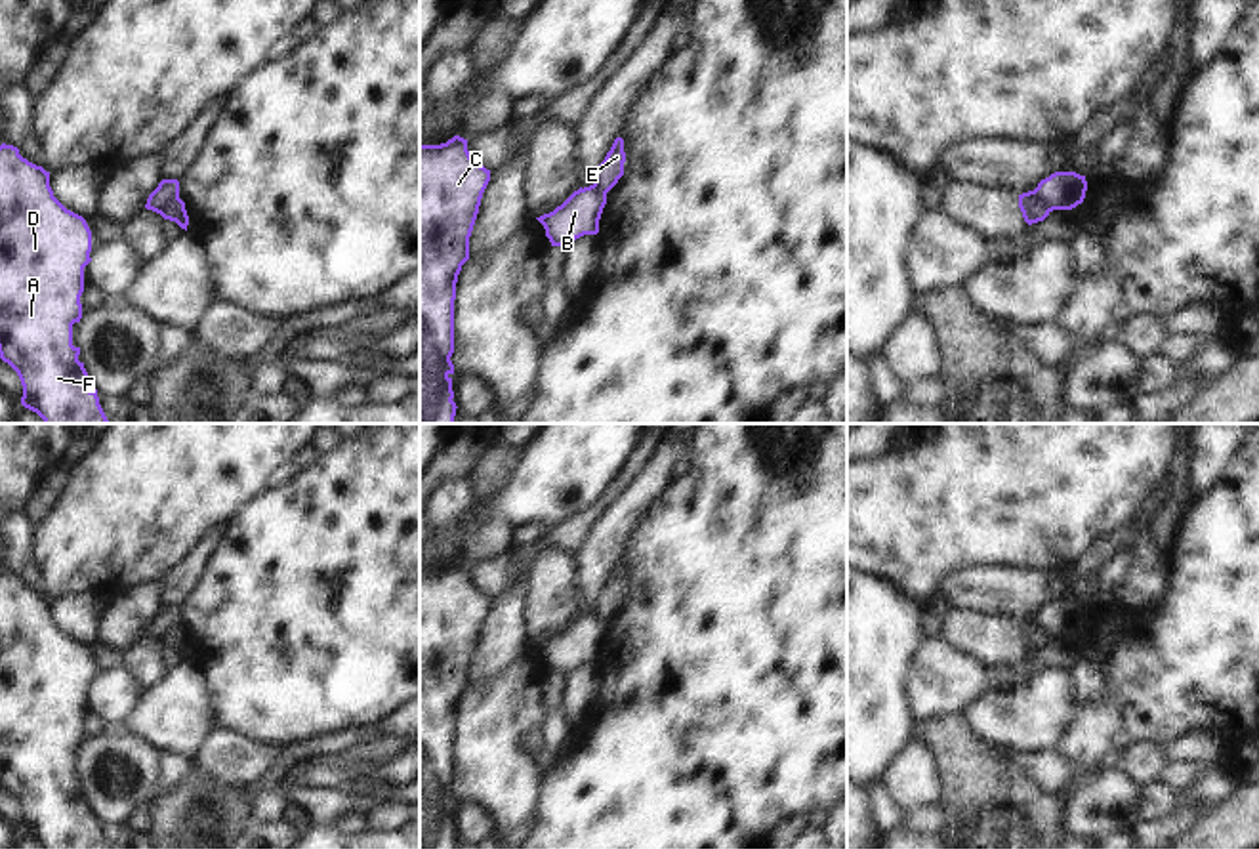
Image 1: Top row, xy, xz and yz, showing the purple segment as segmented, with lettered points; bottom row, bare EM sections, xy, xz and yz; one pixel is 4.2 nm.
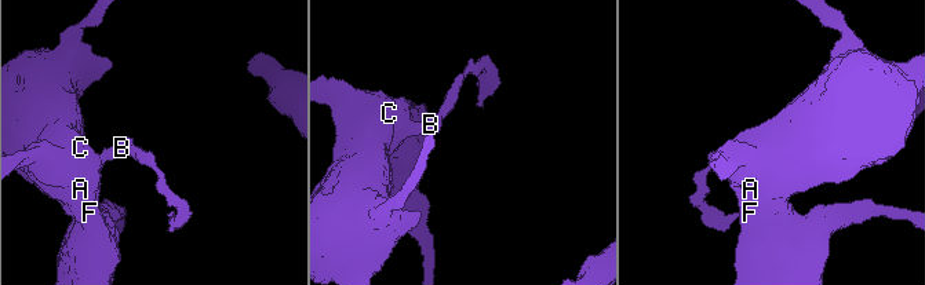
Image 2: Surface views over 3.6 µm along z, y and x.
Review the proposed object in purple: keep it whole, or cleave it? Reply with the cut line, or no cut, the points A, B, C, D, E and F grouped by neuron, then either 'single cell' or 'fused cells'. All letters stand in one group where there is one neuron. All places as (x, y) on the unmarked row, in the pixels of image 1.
xy (178, 622), (159, 640) | A B C D F / E | fused cells

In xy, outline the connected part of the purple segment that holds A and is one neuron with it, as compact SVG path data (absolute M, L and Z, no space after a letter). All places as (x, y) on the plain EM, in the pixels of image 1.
M0 572L0 786L8 790L19 803L23 813L21 832L36 839L44 849L109 849L97 824L97 817L90 818L90 803L84 790L78 788L80 775L72 773L72 752L82 746L80 723L84 719L84 694L92 689L92 658L86 647L67 637L50 614L50 599L19 582L13 572Z

